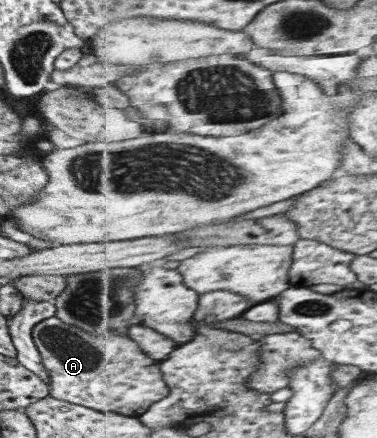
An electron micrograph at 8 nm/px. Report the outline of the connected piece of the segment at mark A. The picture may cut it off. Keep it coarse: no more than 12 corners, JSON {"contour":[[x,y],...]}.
{"contour":[[55,316],[32,342],[59,401],[139,418],[170,394],[128,334]]}

